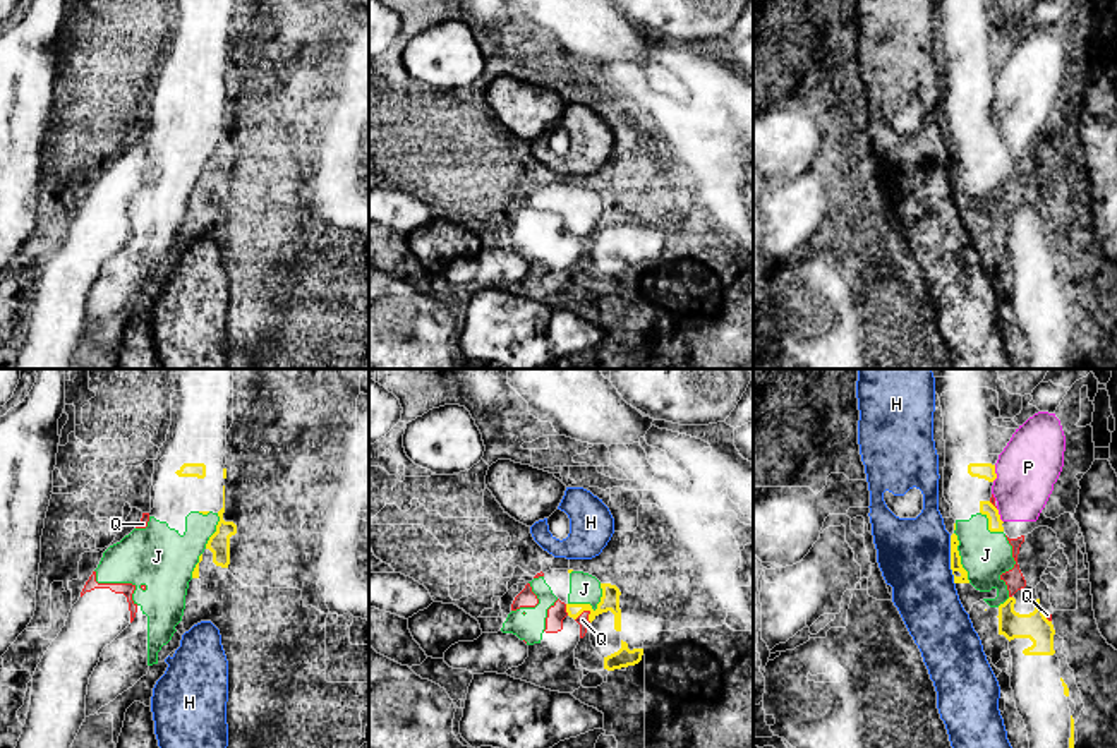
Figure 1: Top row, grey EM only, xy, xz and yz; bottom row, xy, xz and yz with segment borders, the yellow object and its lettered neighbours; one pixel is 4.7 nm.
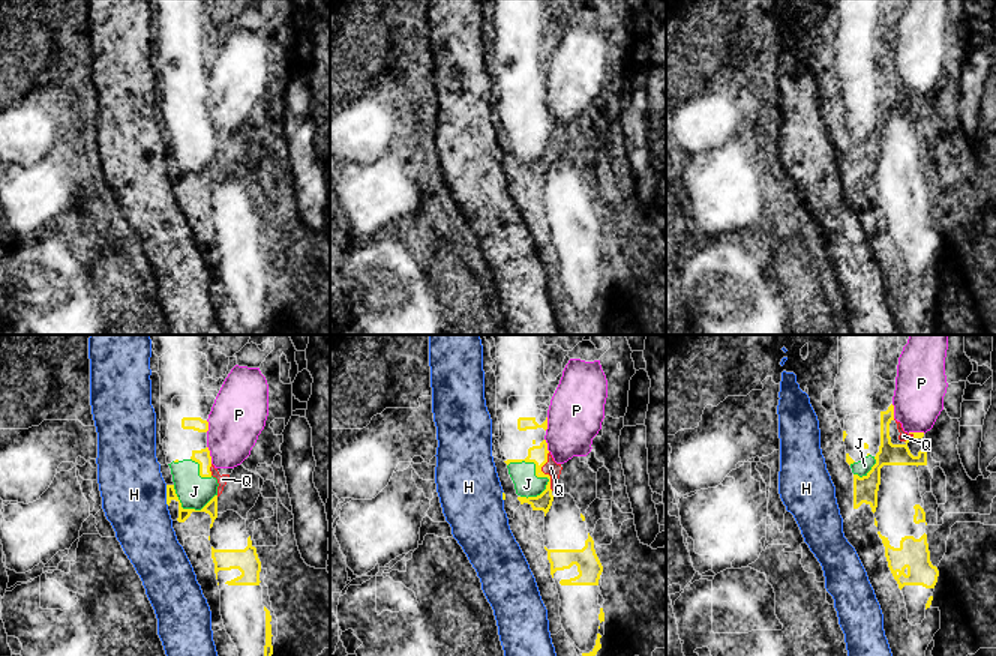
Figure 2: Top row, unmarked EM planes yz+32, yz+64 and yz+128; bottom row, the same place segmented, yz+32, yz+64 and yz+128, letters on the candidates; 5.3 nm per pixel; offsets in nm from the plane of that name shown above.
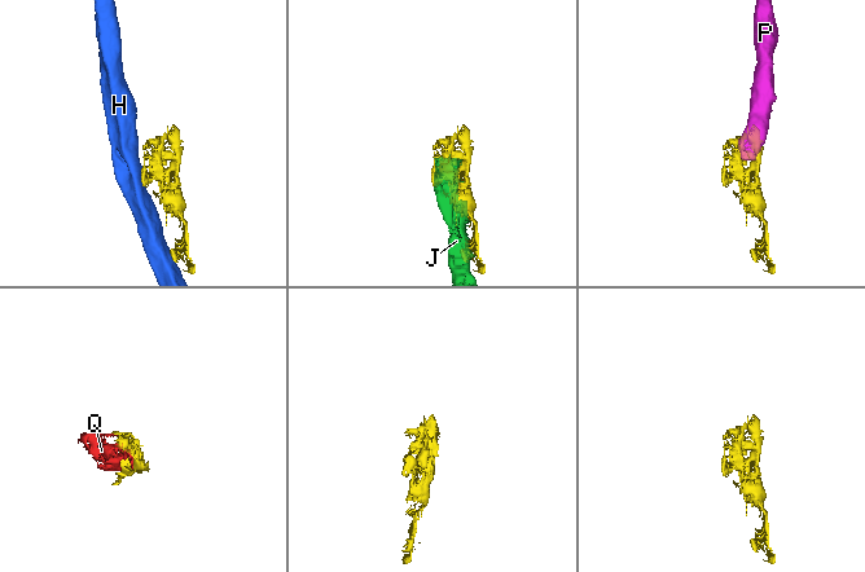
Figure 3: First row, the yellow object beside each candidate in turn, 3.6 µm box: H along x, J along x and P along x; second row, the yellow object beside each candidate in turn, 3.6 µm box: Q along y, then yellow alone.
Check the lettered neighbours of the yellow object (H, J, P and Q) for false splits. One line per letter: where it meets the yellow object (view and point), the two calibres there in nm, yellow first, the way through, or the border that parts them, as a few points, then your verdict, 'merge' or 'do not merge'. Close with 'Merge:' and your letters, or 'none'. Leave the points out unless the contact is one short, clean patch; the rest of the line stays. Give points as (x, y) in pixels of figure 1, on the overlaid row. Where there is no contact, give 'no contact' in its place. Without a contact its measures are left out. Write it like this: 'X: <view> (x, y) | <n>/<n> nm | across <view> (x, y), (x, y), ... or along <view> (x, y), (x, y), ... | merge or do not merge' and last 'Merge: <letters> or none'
H: yz (951, 560) | 50/340 nm | do not merge
J: yz (958, 553) | 50/220 nm | do not merge
P: yz (996, 474) | 80/280 nm | do not merge
Q: xz (582, 611) | 90/60 nm | do not merge
Merge: none

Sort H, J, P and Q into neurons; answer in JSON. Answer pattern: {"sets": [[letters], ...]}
{"sets": [["H"], ["J", "Q"], ["P"]]}

